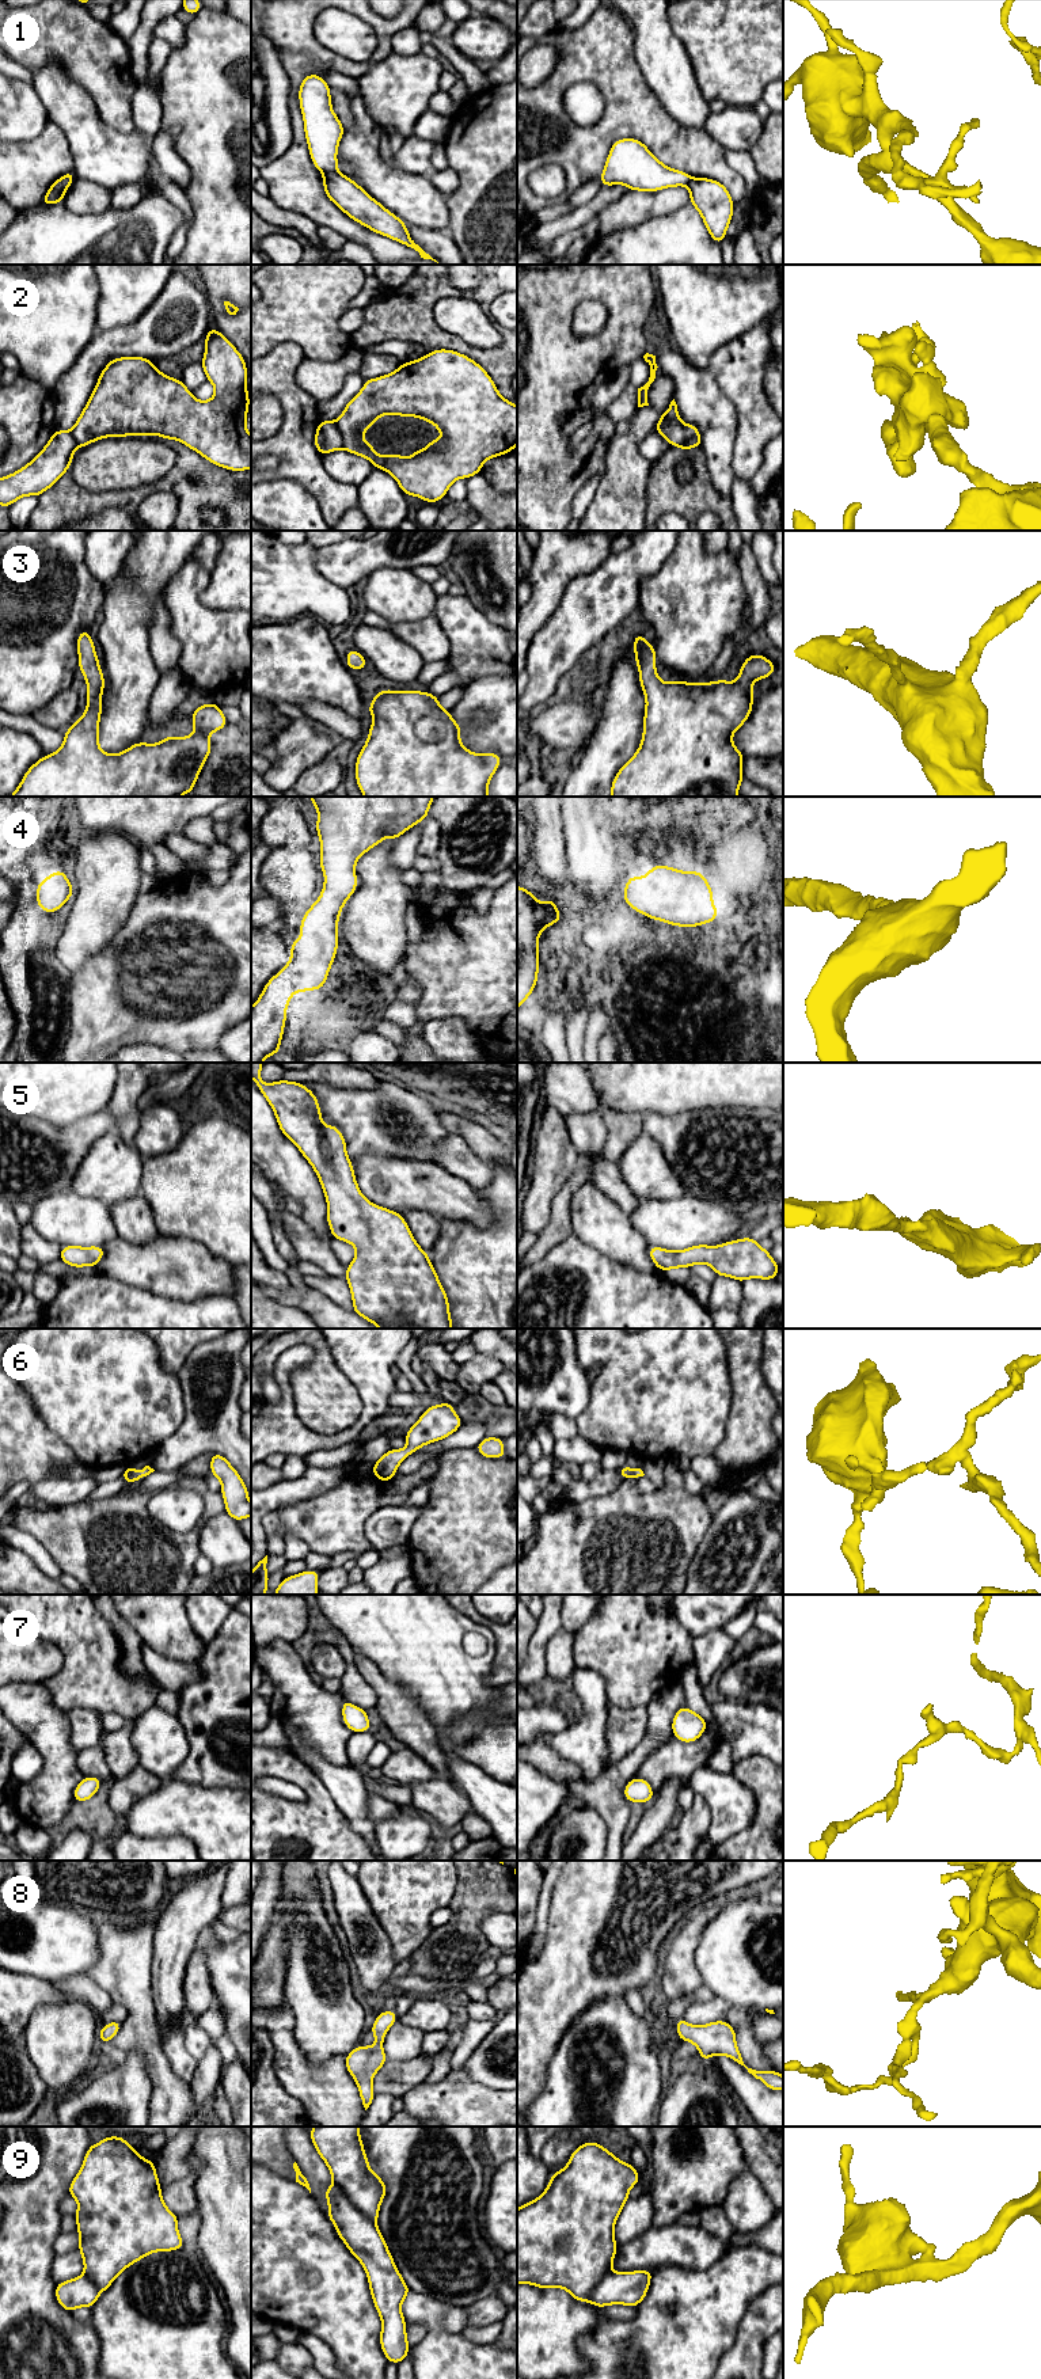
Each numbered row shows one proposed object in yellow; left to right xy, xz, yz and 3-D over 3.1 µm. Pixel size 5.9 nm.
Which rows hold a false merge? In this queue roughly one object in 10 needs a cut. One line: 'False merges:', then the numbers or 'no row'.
False merges: 1, 2

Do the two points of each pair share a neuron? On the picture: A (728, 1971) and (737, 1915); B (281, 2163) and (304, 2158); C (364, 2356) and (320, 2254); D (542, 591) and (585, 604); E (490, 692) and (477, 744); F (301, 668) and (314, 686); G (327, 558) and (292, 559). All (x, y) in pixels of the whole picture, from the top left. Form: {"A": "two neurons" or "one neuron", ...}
{"A": "one neuron", "B": "two neurons", "C": "one neuron", "D": "two neurons", "E": "one neuron", "F": "one neuron", "G": "two neurons"}

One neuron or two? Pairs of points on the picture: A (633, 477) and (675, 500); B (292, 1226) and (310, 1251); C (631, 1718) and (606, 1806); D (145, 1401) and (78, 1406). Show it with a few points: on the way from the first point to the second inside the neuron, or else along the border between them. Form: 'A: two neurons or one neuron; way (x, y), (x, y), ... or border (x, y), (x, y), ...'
A: two neurons; border (652, 464), (646, 491), (646, 513), (644, 516)
B: one neuron; way (299, 1232), (307, 1245)
C: two neurons; border (644, 1739), (614, 1764), (603, 1770)
D: one neuron; way (129, 1402), (94, 1402)

